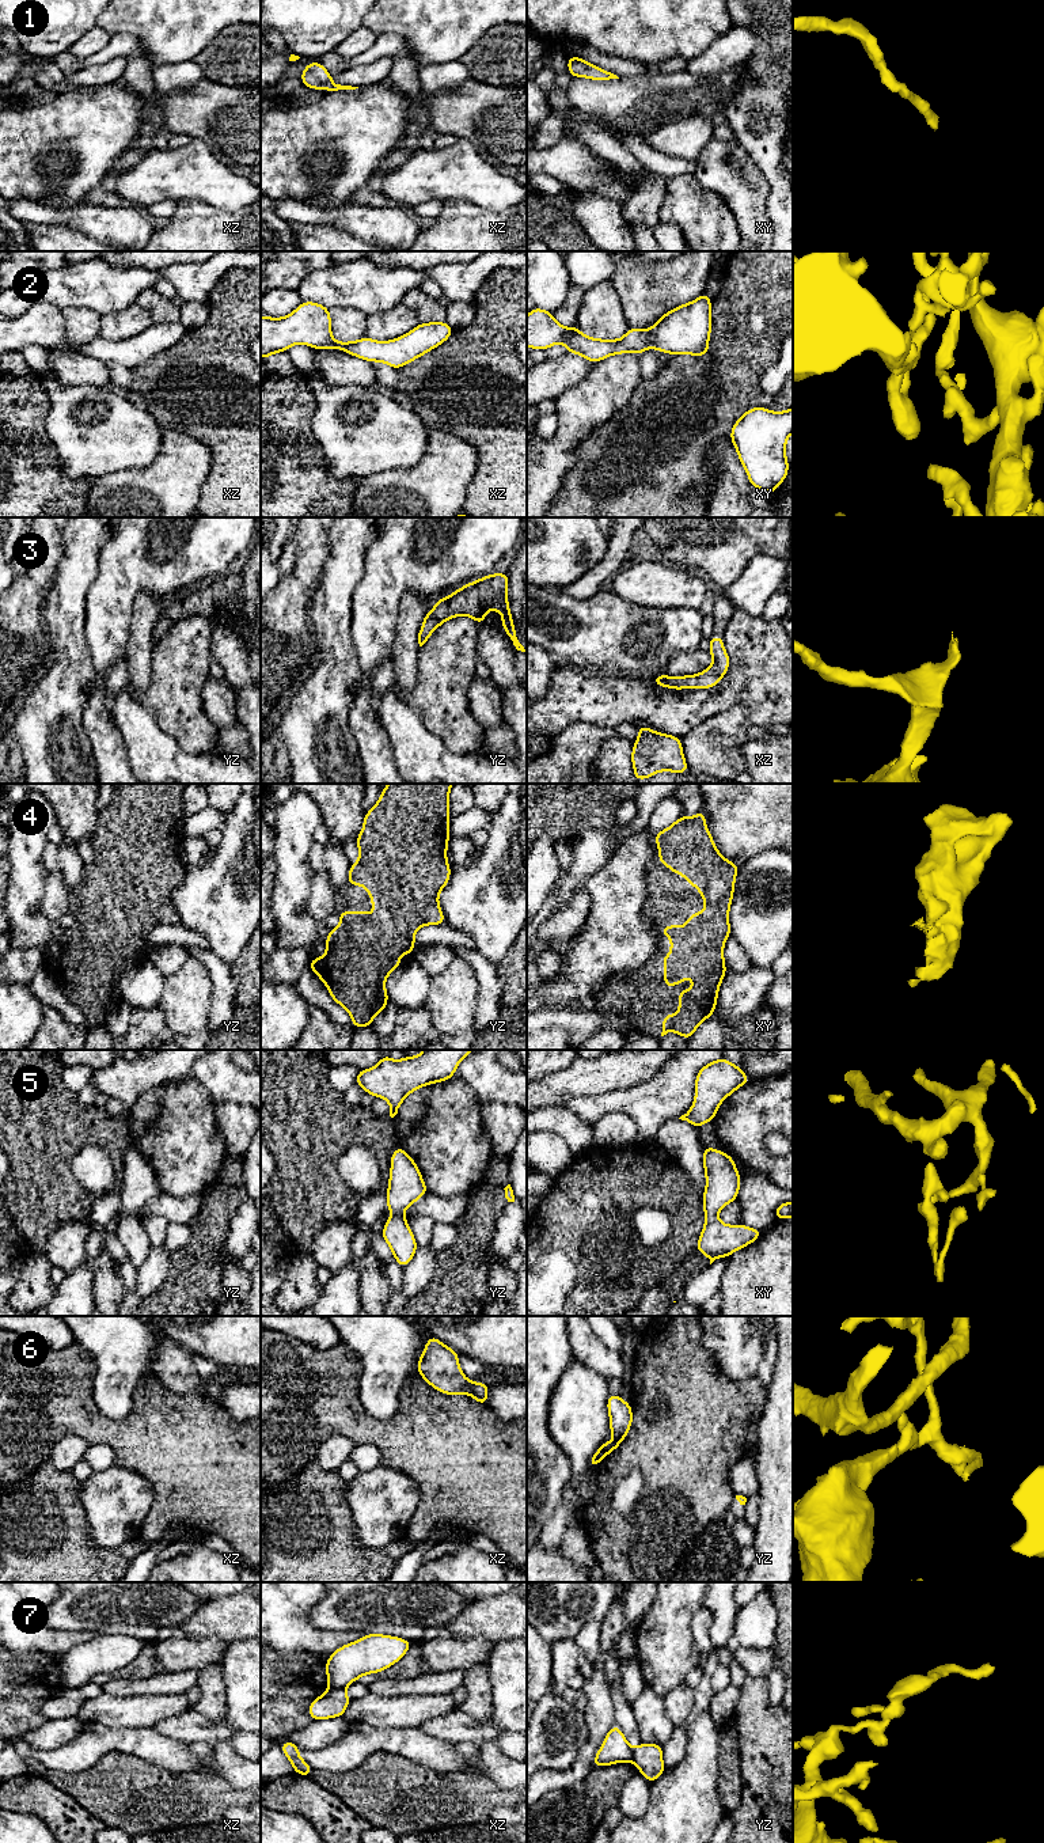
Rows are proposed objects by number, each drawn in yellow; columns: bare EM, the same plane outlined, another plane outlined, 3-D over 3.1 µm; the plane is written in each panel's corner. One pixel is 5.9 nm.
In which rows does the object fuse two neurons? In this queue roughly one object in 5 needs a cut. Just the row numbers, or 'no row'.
6, 7

